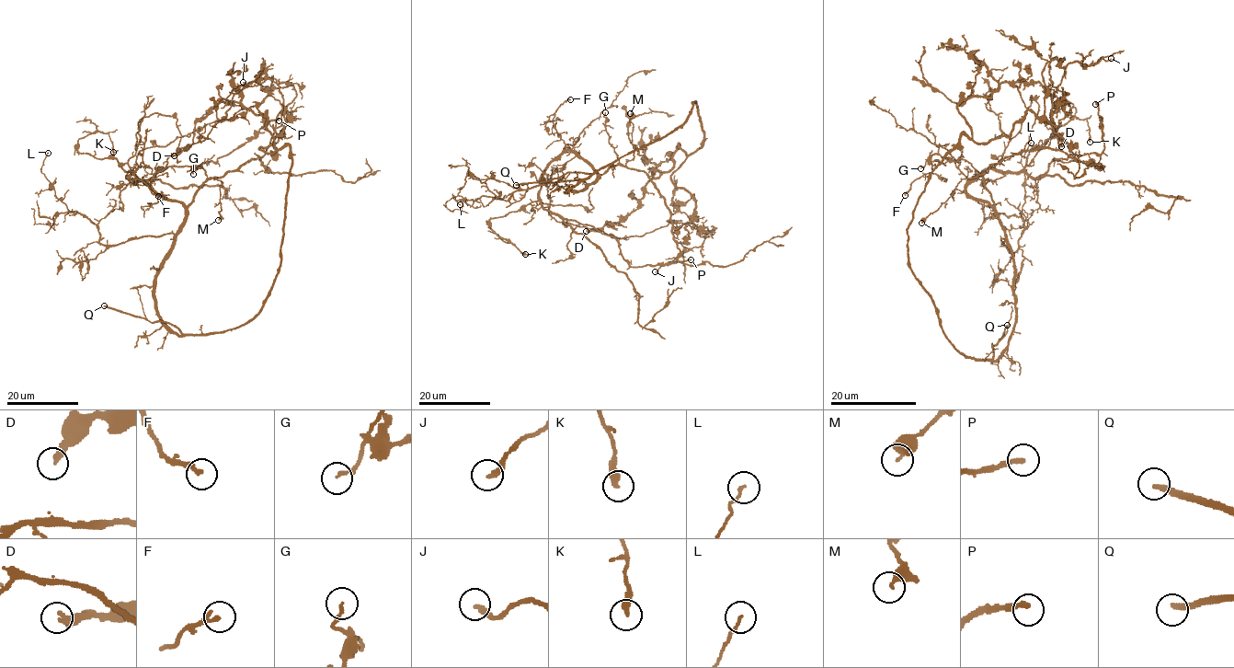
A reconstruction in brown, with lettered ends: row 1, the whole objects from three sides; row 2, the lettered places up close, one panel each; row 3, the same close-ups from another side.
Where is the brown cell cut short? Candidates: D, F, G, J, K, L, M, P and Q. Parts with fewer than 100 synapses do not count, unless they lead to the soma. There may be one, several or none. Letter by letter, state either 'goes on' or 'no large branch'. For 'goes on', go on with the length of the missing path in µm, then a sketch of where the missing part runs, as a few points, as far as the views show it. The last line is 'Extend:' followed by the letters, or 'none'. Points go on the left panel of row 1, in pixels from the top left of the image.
D: no large branch
F: no large branch
G: no large branch
J: no large branch
K: no large branch
L: no large branch
M: no large branch
P: no large branch
Q: goes on; missing 70 µm
Extend: Q

